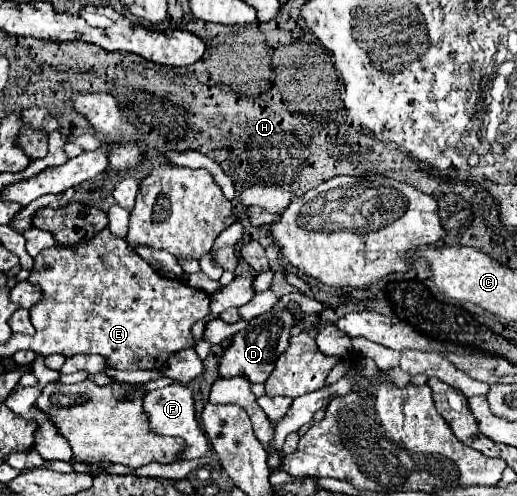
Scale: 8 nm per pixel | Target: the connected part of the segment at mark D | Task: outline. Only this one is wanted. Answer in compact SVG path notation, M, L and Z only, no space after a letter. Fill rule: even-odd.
M274 310L266 312L250 322L250 326L238 334L234 334L230 348L224 352L220 360L220 376L222 378L234 378L234 376L244 376L252 384L264 384L268 376L274 370L274 362L278 356L288 348L288 338L290 338L290 328L292 328L292 314L284 310Z

